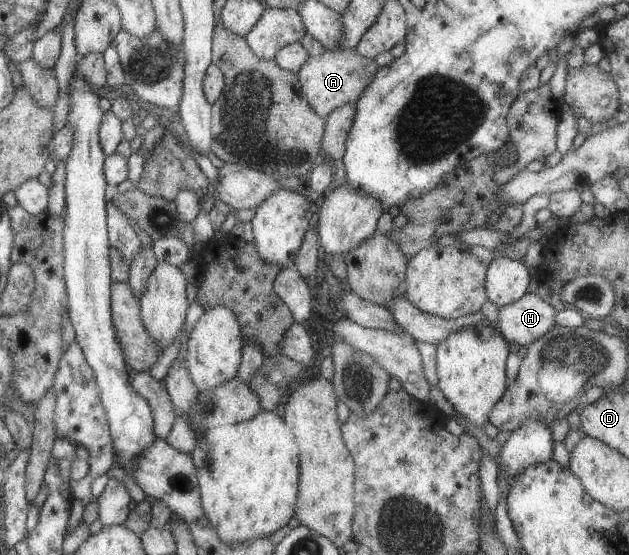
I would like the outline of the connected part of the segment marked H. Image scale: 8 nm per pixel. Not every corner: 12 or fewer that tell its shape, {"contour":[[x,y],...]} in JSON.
{"contour":[[537,295],[497,309],[495,329],[526,347],[557,331],[556,311]]}

